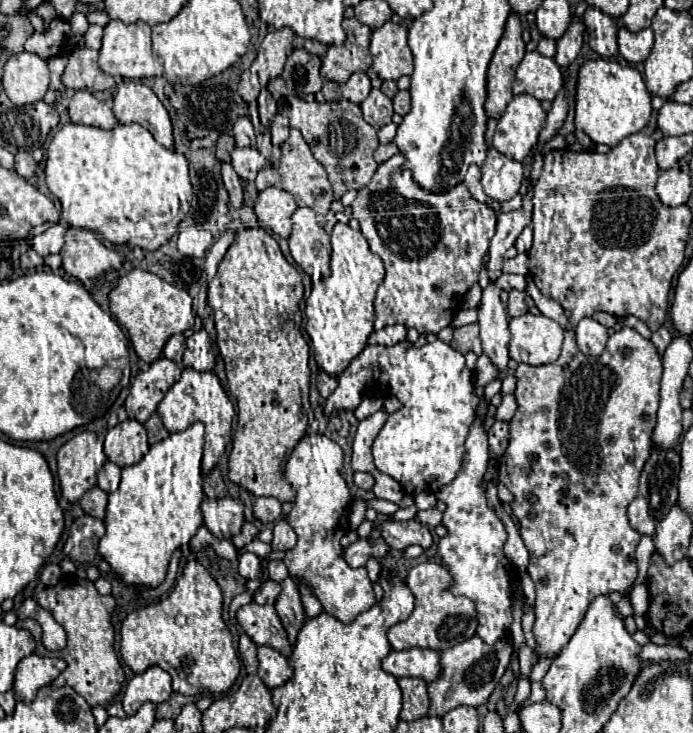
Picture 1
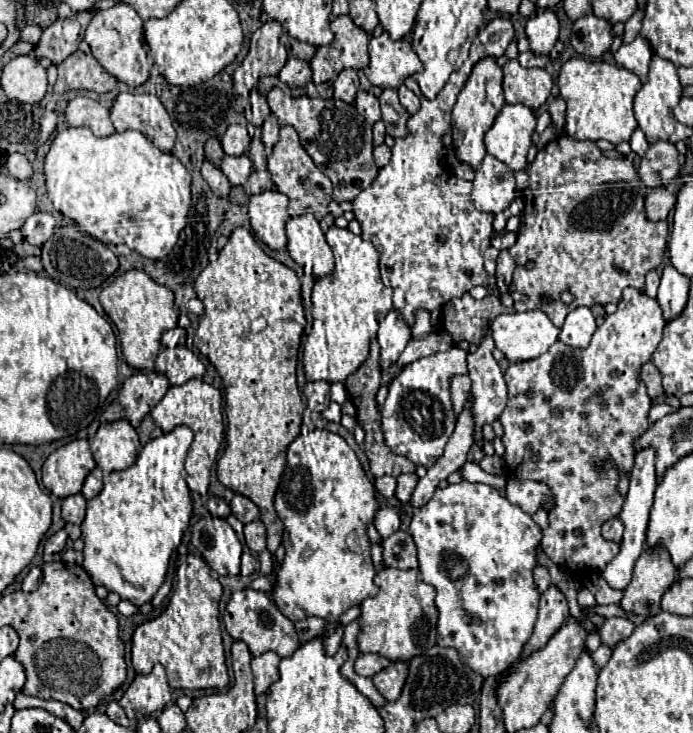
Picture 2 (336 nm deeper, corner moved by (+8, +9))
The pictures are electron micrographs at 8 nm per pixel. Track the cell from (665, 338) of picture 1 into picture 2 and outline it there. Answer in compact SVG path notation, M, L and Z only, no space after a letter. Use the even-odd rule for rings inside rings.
M651 270L647 274L647 284L645 284L645 294L649 298L657 298L657 288L659 288L659 274L655 270Z

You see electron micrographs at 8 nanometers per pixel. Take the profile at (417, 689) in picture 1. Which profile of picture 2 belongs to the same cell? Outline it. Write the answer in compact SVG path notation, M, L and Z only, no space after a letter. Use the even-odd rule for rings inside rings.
M393 662L373 676L373 684L389 702L395 702L395 698L399 698L403 690L405 678L407 678L407 662Z

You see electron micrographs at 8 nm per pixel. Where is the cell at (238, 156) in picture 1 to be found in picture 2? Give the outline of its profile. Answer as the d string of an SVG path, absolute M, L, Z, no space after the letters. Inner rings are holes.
M247 154L243 156L225 156L221 164L223 174L229 178L233 186L243 186L249 180L249 174L253 170L253 162Z

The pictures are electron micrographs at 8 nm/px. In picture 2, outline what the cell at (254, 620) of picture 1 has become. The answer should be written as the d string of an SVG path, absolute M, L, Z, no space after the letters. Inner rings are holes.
M251 588L235 592L227 602L223 622L225 622L227 632L235 640L243 640L249 646L253 656L259 656L259 654L273 650L281 658L285 658L285 656L291 656L299 648L299 638L293 628L293 622L279 612L275 602L265 592L255 592Z

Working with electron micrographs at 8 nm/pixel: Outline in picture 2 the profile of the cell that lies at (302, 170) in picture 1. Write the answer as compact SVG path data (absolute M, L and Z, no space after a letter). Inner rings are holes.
M283 126L281 128L281 138L273 146L273 154L267 160L267 168L273 176L273 182L279 192L287 194L291 202L291 214L303 214L311 210L317 218L323 218L327 214L327 206L331 202L331 180L315 166L311 156L305 152L305 148L299 142L297 130L293 126Z

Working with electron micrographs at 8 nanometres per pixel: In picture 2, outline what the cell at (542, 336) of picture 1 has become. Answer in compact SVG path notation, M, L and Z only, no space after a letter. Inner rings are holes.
M543 310L501 314L493 320L495 346L511 360L533 360L557 342L559 328L543 314Z

